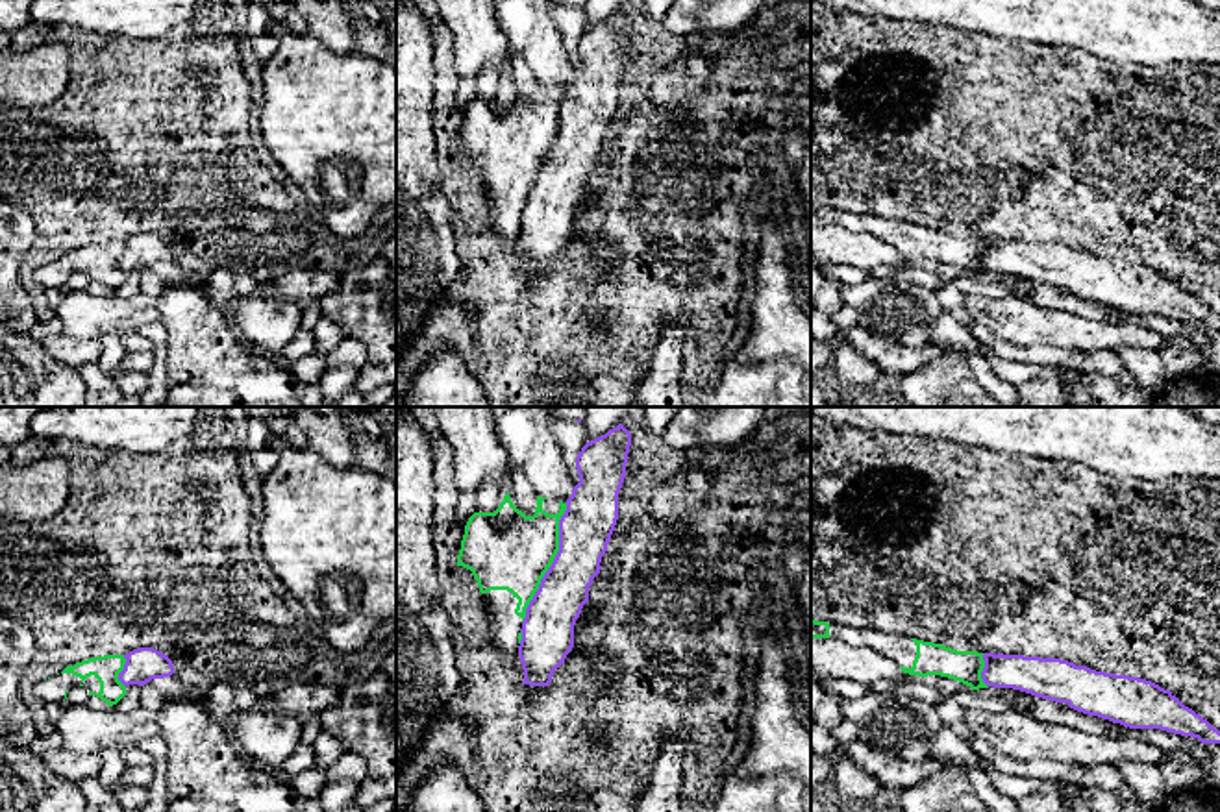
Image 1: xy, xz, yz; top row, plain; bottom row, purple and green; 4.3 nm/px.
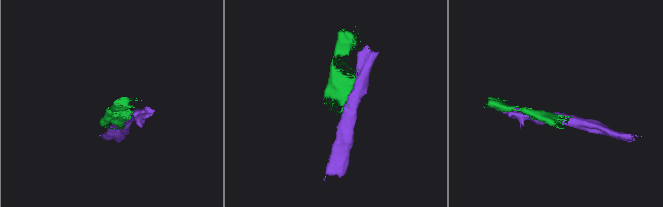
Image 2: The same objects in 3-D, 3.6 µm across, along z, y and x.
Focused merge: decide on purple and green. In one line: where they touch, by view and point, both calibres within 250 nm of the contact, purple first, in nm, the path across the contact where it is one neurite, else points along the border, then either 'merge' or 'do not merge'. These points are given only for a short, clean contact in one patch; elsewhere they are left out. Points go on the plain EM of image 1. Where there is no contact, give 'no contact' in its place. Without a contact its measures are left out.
meets purple in xz at (552, 148); 240 nm thick on the purple side, 360 nm on the other; do not merge

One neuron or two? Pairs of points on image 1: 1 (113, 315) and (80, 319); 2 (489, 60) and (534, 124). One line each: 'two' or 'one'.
1: one
2: two

